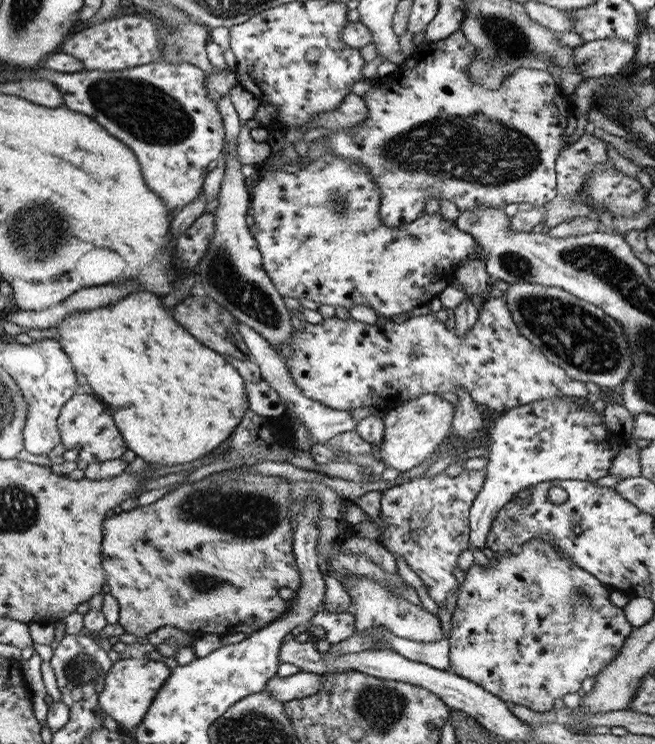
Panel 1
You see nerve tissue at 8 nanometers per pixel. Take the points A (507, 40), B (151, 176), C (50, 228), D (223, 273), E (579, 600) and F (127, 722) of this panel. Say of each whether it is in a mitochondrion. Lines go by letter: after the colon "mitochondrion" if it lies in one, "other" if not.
A: mitochondrion
B: other
C: mitochondrion
D: mitochondrion
E: mitochondrion
F: other

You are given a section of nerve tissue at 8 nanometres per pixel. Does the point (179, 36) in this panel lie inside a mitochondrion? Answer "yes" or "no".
yes

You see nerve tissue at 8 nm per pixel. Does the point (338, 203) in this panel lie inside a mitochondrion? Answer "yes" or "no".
yes

